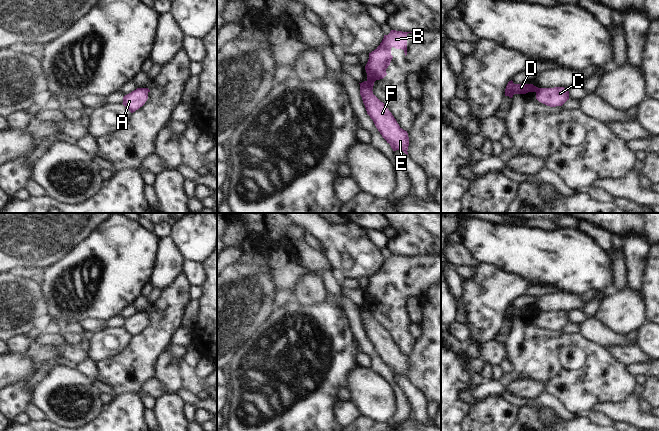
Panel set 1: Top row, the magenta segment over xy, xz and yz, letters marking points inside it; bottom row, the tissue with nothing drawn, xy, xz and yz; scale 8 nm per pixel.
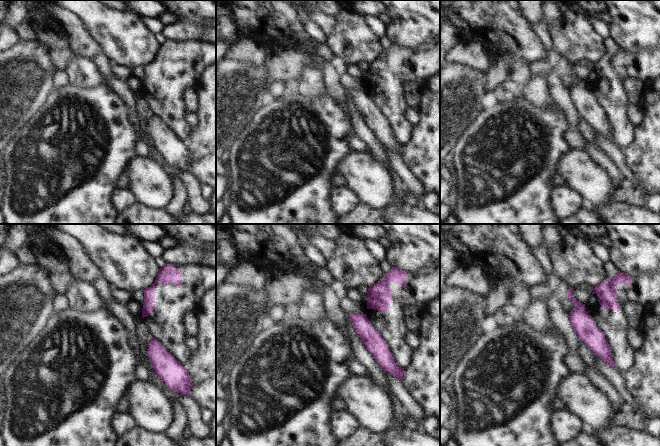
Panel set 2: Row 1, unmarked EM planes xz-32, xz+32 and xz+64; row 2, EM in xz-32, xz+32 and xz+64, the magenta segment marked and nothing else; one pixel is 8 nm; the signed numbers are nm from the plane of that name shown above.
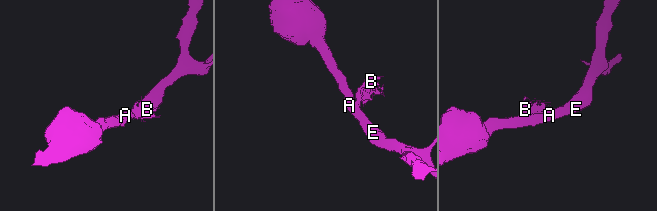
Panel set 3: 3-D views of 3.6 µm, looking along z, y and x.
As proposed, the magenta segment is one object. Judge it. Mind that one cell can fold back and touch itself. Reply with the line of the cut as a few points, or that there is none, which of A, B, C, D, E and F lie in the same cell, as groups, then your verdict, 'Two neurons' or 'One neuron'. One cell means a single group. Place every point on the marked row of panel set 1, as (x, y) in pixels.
Split along xz (366, 81), (372, 89). Groups: A C E F / B D. Two neurons

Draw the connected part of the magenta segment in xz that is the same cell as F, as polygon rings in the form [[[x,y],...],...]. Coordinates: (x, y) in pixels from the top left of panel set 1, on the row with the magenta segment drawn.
[[[367,81],[360,84],[360,95],[367,114],[373,120],[382,137],[390,144],[393,151],[401,150],[408,155],[409,137],[403,130],[387,106],[381,102],[369,87]]]

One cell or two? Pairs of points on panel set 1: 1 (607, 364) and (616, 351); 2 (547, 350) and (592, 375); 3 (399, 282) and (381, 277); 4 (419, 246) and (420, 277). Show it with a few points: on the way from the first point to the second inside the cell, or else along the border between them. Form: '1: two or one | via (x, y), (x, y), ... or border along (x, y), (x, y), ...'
1: two | border along (606, 349), (626, 366)
2: one | via (552, 363), (565, 376), (579, 376)
3: one | via (395, 282), (385, 281)
4: two | border along (396, 254), (430, 255)

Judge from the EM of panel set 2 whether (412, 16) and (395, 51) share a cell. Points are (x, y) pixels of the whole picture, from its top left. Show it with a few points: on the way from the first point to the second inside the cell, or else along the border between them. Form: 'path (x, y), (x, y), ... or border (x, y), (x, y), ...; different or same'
border (391, 42), (406, 47), (421, 45); different

